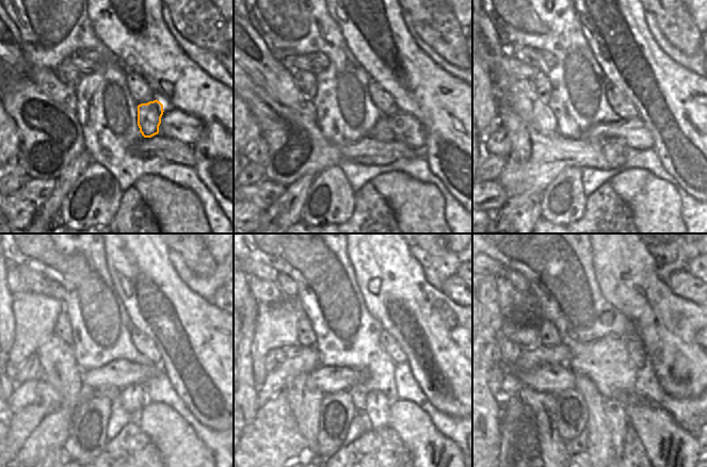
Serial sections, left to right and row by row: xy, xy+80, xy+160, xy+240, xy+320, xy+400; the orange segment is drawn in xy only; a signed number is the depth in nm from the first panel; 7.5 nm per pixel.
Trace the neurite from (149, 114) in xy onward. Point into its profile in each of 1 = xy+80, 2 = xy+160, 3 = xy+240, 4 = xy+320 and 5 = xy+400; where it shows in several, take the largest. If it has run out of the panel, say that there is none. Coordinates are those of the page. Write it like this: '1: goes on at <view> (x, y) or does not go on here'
1: goes on at xy+80 (382, 132)
2: goes on at xy+160 (613, 147)
3: goes on at xy+240 (132, 398)
4: goes on at xy+320 (374, 405)
5: goes on at xy+400 (615, 412)

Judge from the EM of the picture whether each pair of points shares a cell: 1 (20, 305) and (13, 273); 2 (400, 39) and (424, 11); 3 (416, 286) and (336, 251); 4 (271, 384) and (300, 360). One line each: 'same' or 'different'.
1: different
2: different
3: different
4: same

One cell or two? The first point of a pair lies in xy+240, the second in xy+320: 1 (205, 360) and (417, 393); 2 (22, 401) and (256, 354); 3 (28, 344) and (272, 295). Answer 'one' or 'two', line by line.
1: two
2: two
3: two

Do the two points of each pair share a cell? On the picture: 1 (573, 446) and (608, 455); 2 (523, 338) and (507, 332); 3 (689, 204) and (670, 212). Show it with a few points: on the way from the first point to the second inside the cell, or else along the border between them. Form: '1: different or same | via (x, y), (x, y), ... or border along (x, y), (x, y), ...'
1: different | border along (585, 429), (587, 447), (584, 450)
2: same | via (518, 334), (511, 332)
3: different | border along (672, 183), (680, 198), (680, 216), (684, 222)

